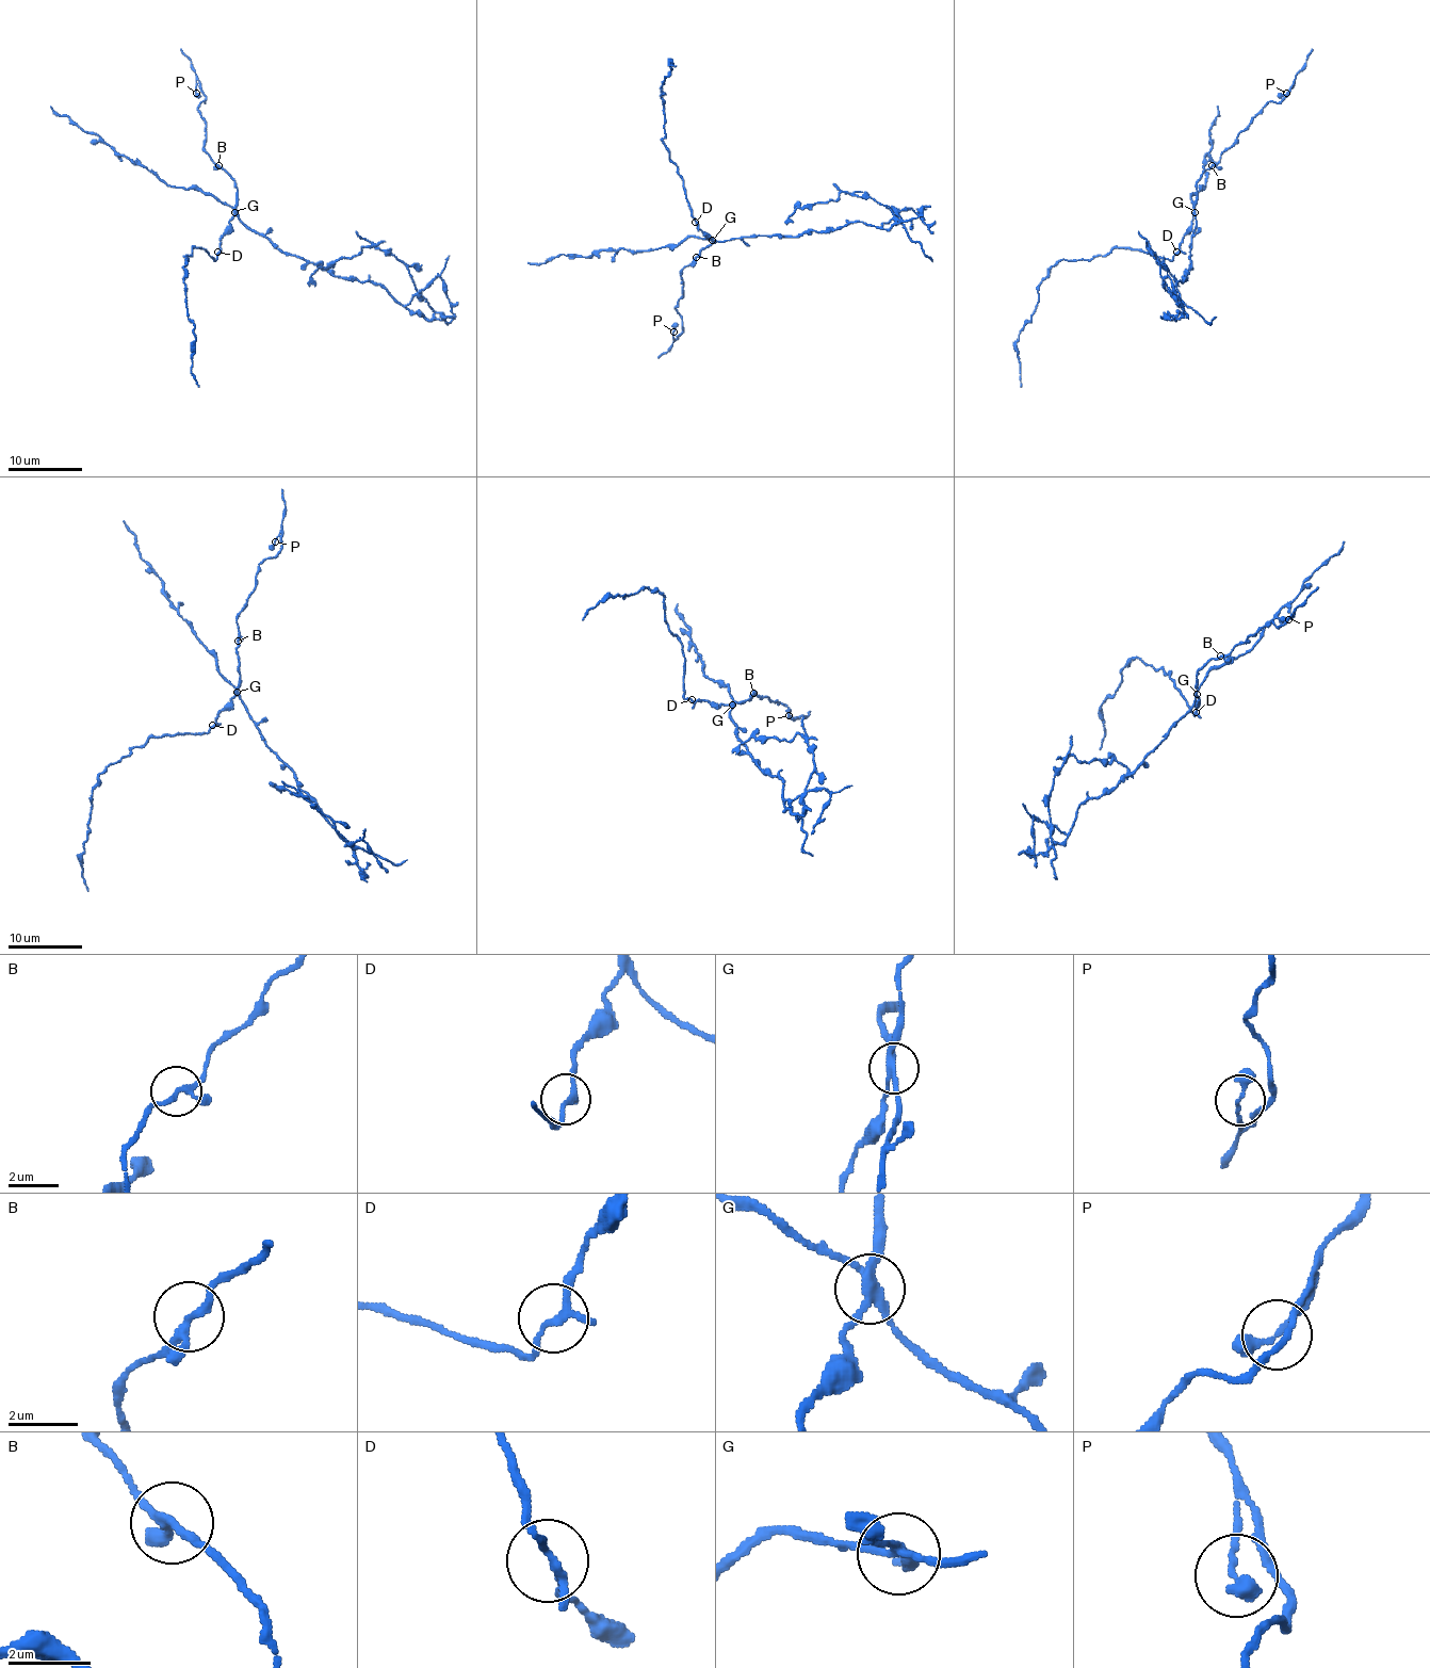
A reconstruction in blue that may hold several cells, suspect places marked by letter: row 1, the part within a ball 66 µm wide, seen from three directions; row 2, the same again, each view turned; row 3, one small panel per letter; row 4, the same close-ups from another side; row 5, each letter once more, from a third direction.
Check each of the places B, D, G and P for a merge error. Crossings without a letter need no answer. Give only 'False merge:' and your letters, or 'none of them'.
False merge: G

